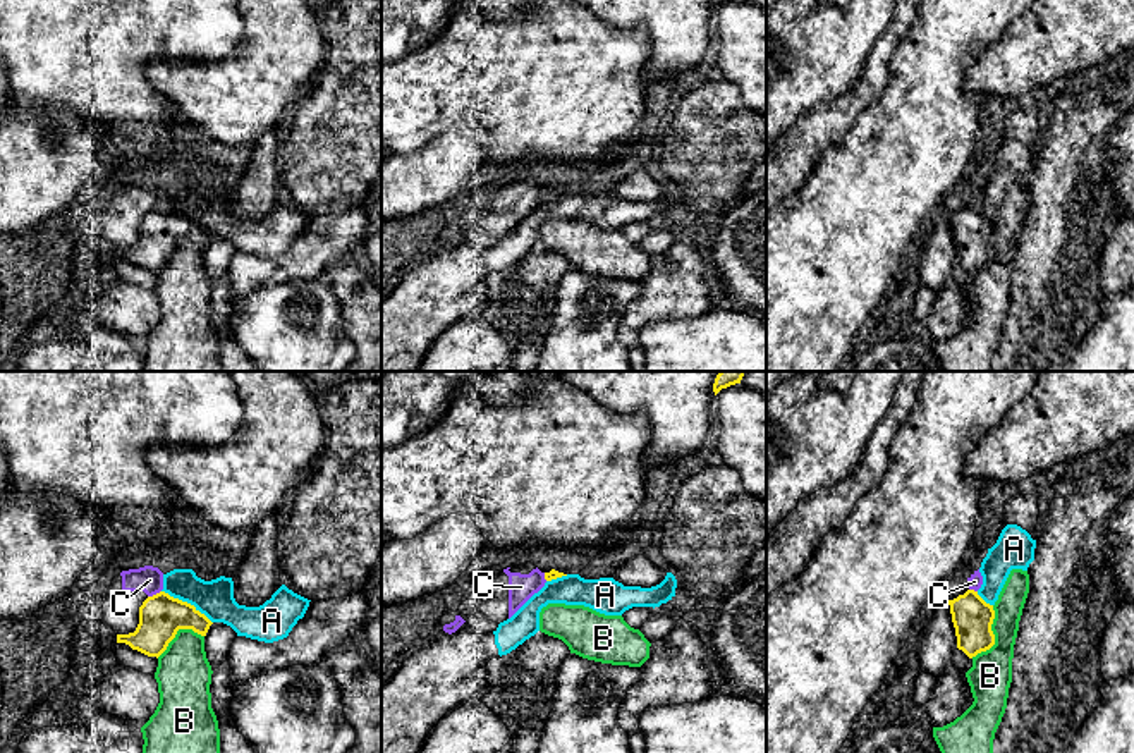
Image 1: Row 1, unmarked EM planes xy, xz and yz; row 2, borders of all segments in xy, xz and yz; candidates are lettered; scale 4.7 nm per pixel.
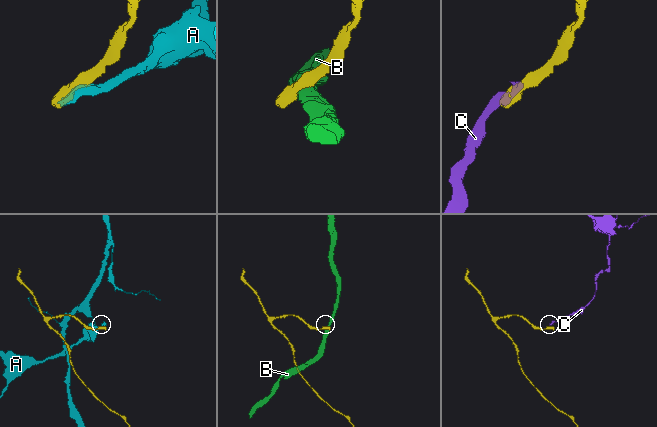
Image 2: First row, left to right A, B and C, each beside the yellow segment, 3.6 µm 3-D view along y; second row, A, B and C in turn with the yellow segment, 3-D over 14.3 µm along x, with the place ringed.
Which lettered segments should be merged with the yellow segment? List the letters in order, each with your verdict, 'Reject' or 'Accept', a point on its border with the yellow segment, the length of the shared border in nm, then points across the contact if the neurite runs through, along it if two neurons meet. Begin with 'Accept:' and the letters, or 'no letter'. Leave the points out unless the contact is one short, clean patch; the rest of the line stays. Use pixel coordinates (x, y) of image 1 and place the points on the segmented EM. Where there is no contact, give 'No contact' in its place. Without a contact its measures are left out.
Accept: no letter
A: Reject. Touches yellow at xy (186, 602). Shared border 280 nm
B: Reject. Touches yellow at yz (993, 636). Shared border 260 nm. Boundary: yz (993, 606), (993, 643), (971, 657)
C: Reject. Touches yellow at xy (153, 595). Shared border 70 nm. Boundary: xy (160, 590), (148, 597)

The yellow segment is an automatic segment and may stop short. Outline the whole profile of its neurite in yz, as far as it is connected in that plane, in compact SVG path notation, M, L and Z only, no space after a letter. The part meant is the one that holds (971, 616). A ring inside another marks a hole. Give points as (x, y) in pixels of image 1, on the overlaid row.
M967 590L964 595L948 600L948 605L959 650L972 658L995 645L995 634L991 631L995 610L978 591Z

